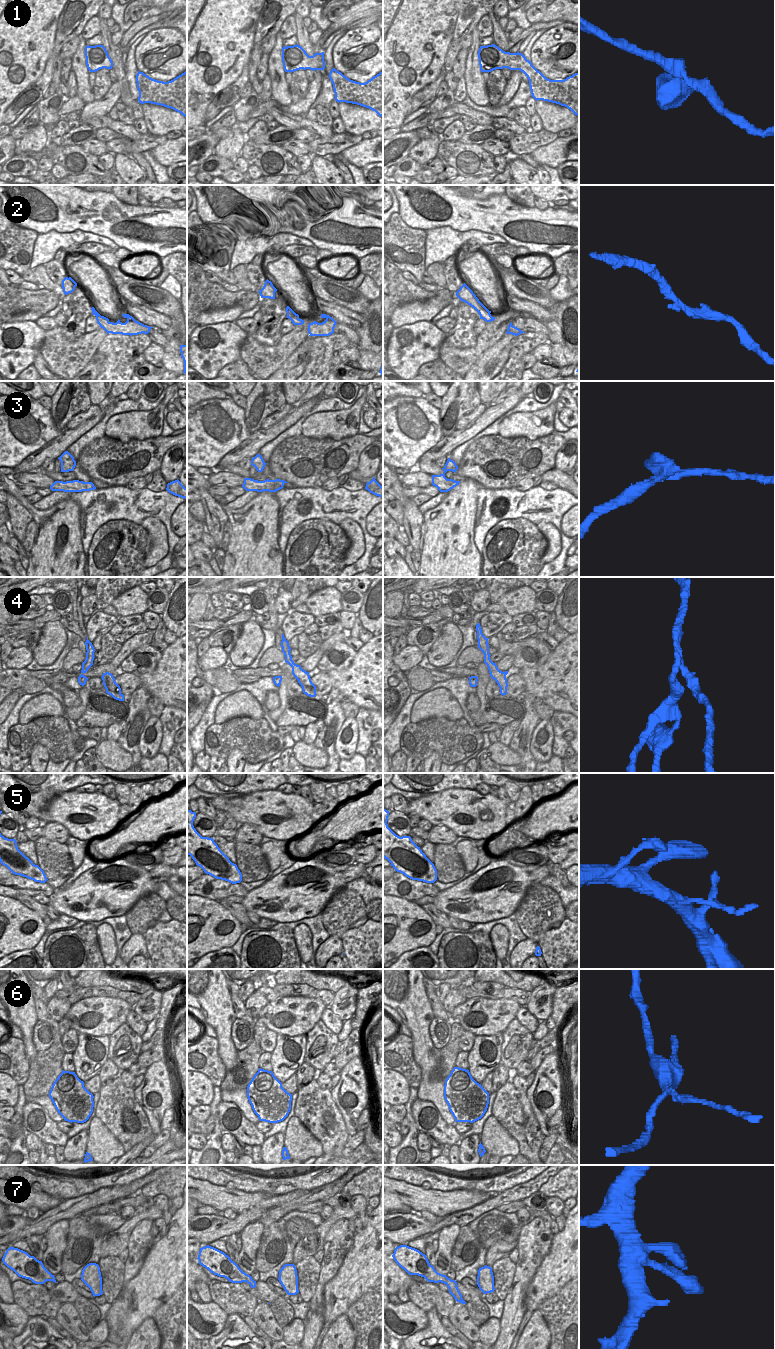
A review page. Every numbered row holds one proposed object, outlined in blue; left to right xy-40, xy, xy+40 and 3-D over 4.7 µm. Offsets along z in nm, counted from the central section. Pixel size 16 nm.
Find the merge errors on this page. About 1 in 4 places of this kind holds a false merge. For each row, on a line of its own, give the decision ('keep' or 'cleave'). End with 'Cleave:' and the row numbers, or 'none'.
1: keep
2: cleave
3: keep
4: cleave
5: keep
6: cleave
7: keep
Cleave: 2, 4, 6

